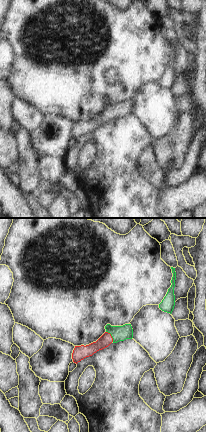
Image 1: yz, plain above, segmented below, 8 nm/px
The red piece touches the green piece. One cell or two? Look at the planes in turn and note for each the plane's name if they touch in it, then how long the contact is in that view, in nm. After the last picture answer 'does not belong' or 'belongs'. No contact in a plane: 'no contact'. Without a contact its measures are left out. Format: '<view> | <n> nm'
yz | 110 nm

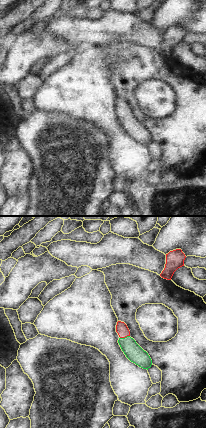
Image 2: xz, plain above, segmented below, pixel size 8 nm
xz | 80 nm

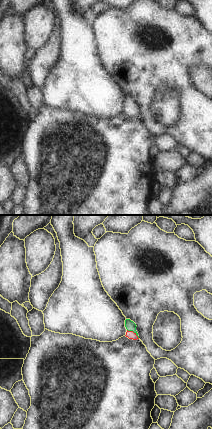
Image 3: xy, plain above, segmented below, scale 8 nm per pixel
xy | 120 nm

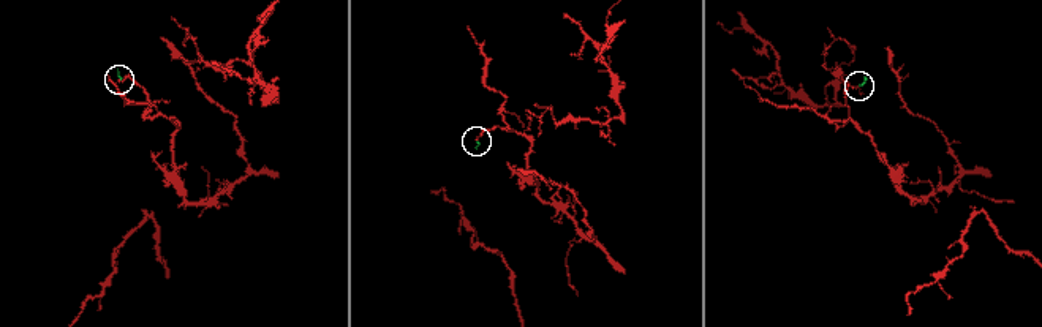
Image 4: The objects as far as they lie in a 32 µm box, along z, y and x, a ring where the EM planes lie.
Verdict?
belongs

